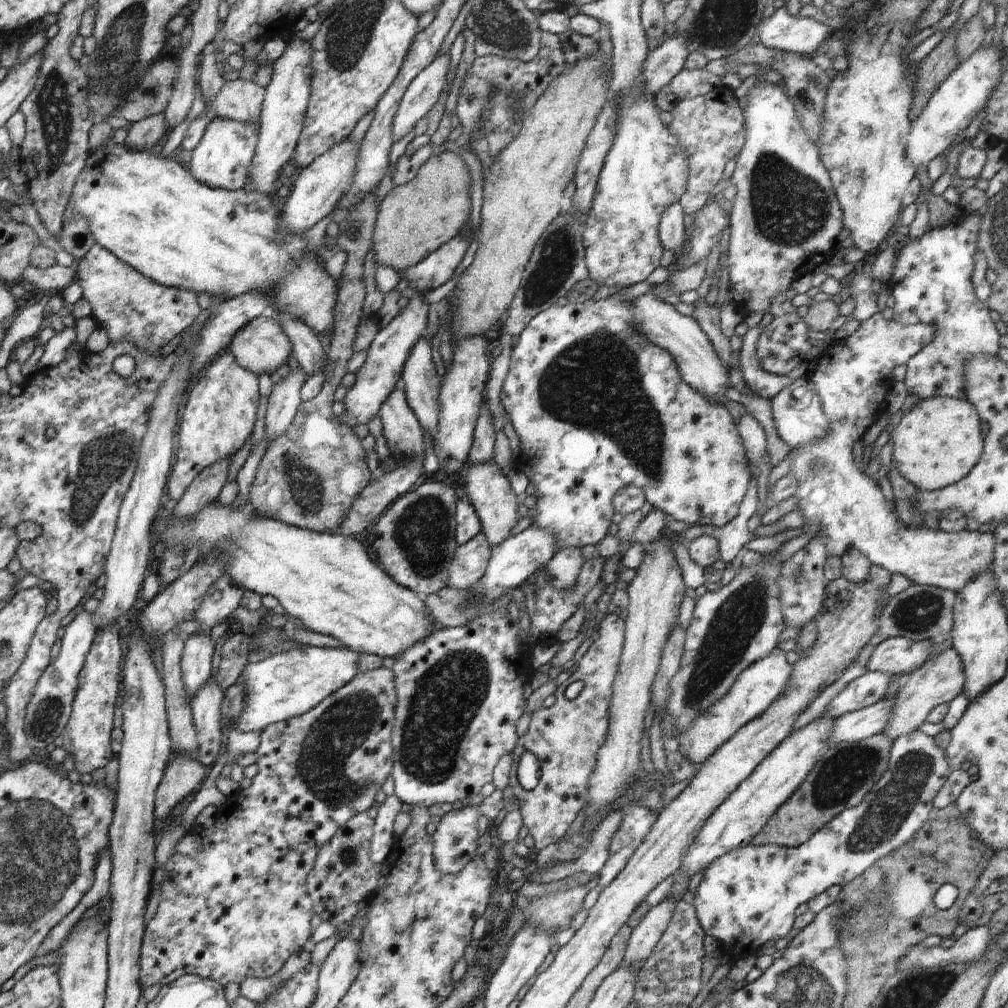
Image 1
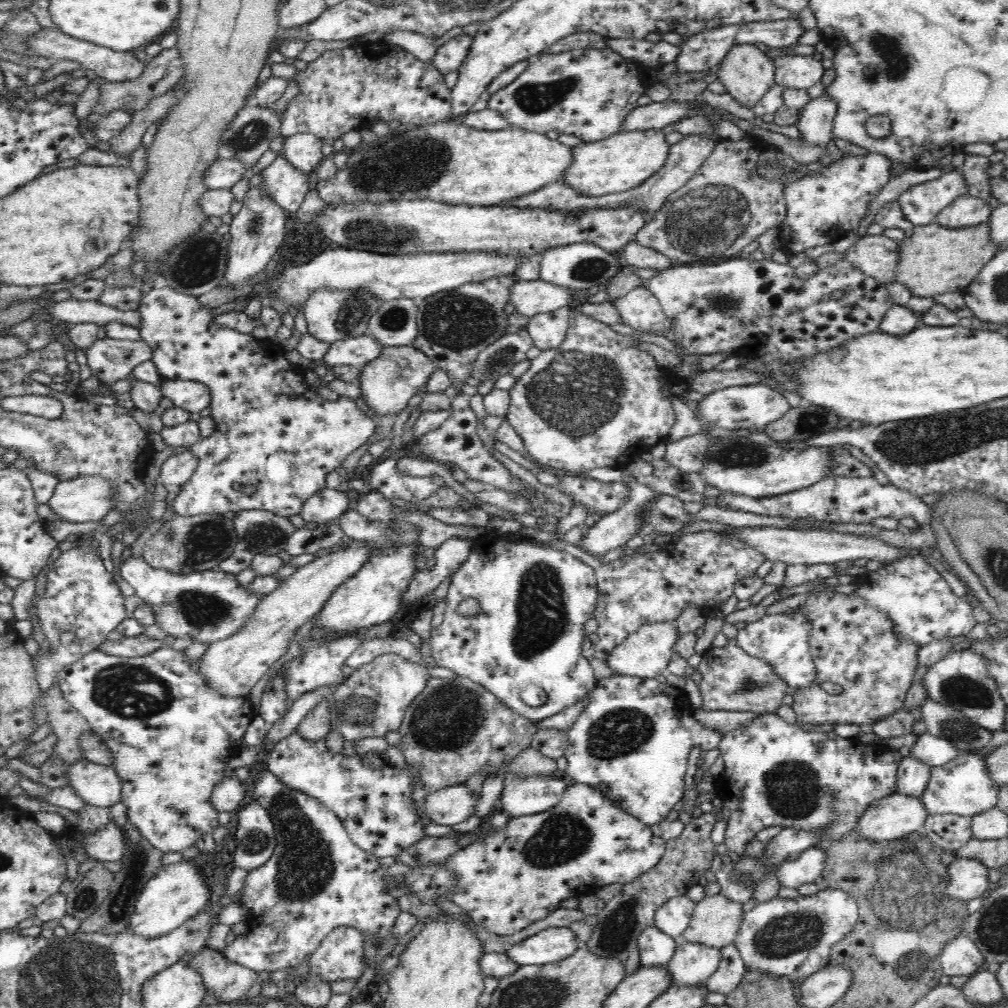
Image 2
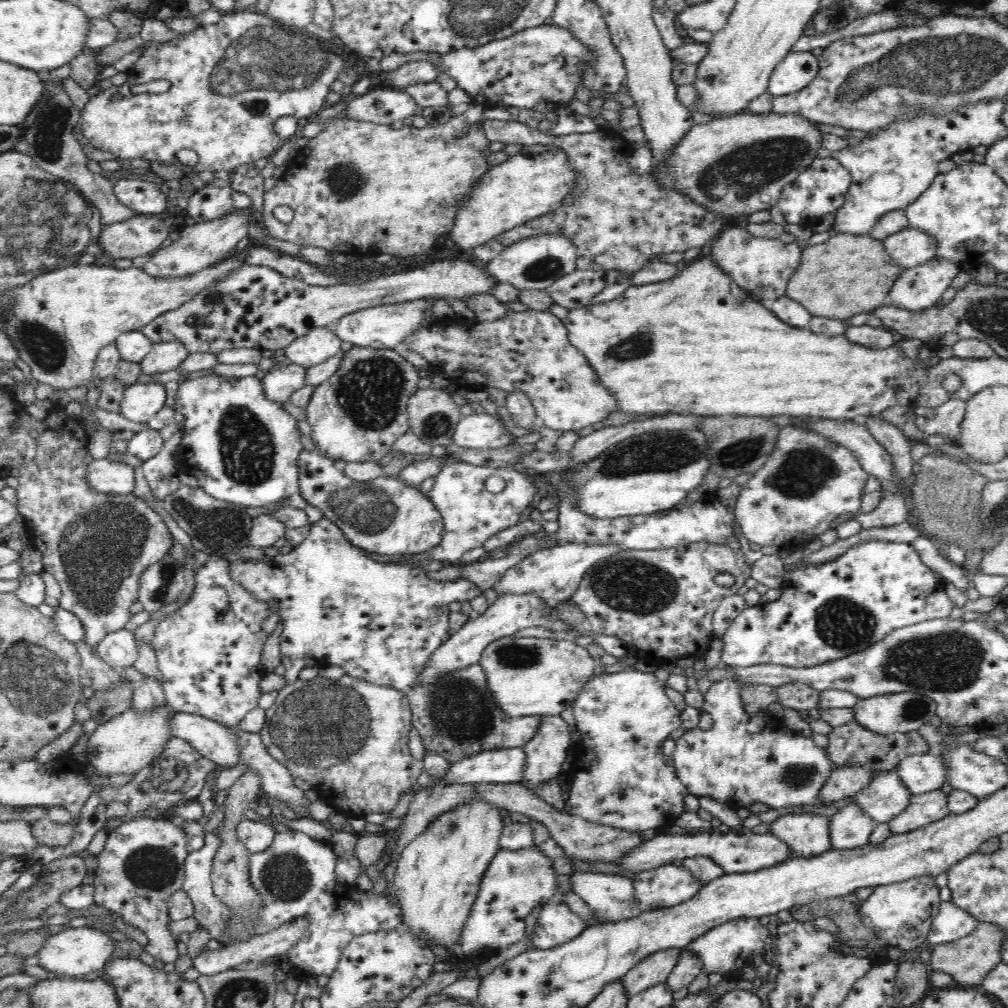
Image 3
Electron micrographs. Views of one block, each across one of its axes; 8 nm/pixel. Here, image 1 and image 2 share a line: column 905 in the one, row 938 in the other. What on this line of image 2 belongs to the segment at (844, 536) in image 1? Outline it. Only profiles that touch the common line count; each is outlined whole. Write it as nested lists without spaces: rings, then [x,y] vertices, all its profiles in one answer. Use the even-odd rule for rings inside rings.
[[[336,926],[313,953],[308,974],[302,978],[296,977],[296,986],[310,975],[330,982],[346,978],[358,979],[367,967],[364,936],[354,927]],[[552,927],[517,942],[506,950],[506,955],[518,966],[542,966],[570,958],[578,943],[570,927]]]

